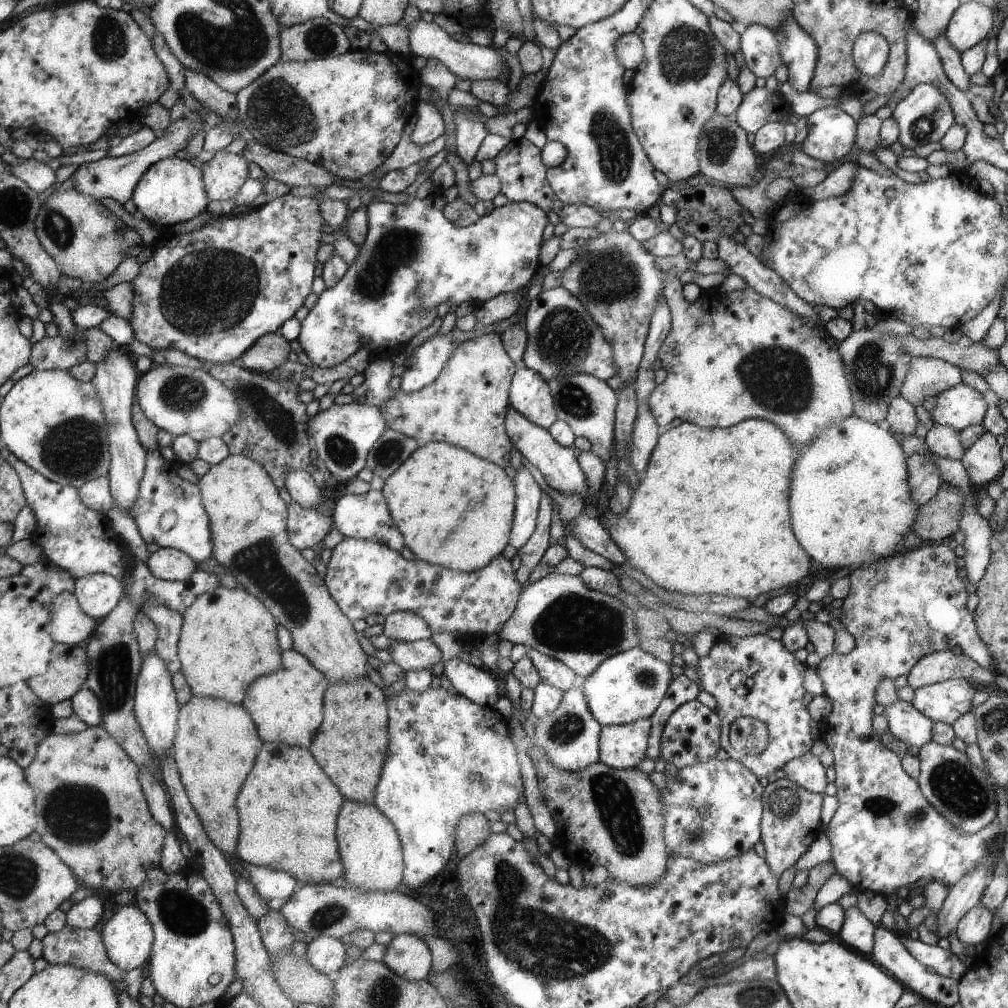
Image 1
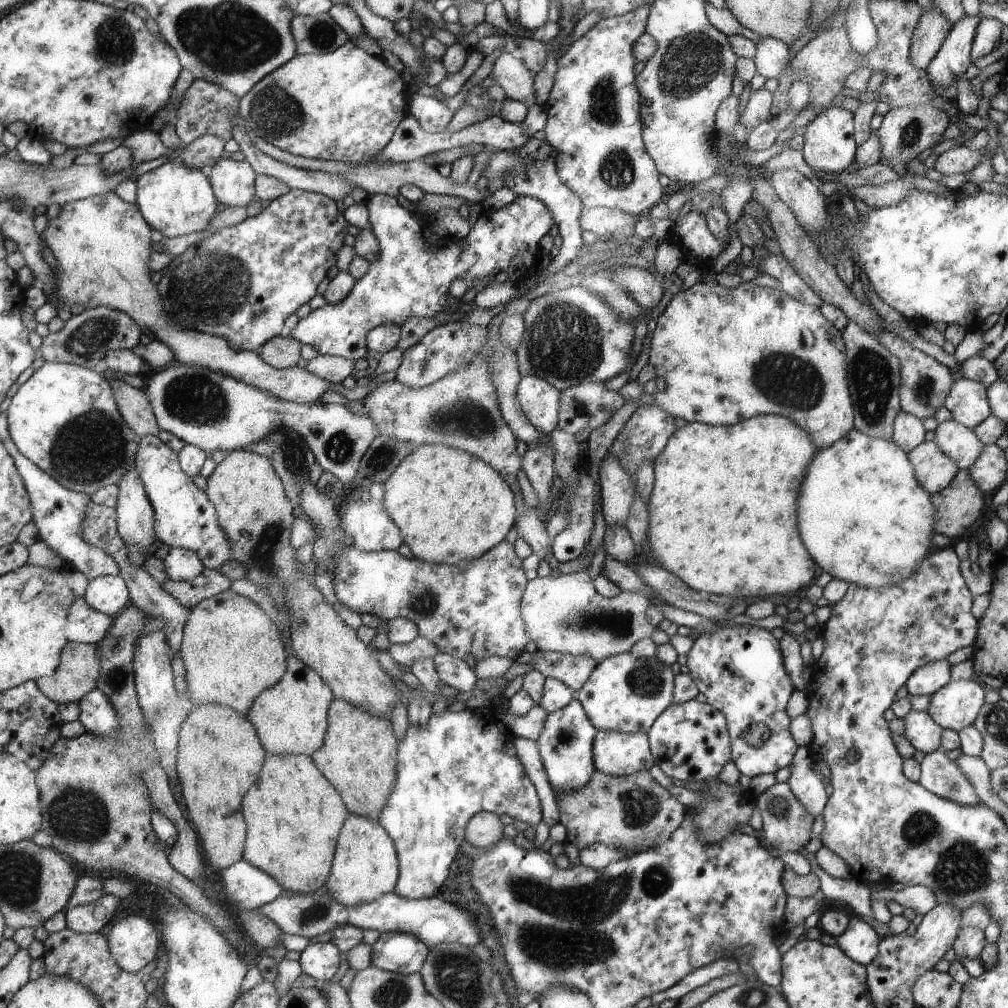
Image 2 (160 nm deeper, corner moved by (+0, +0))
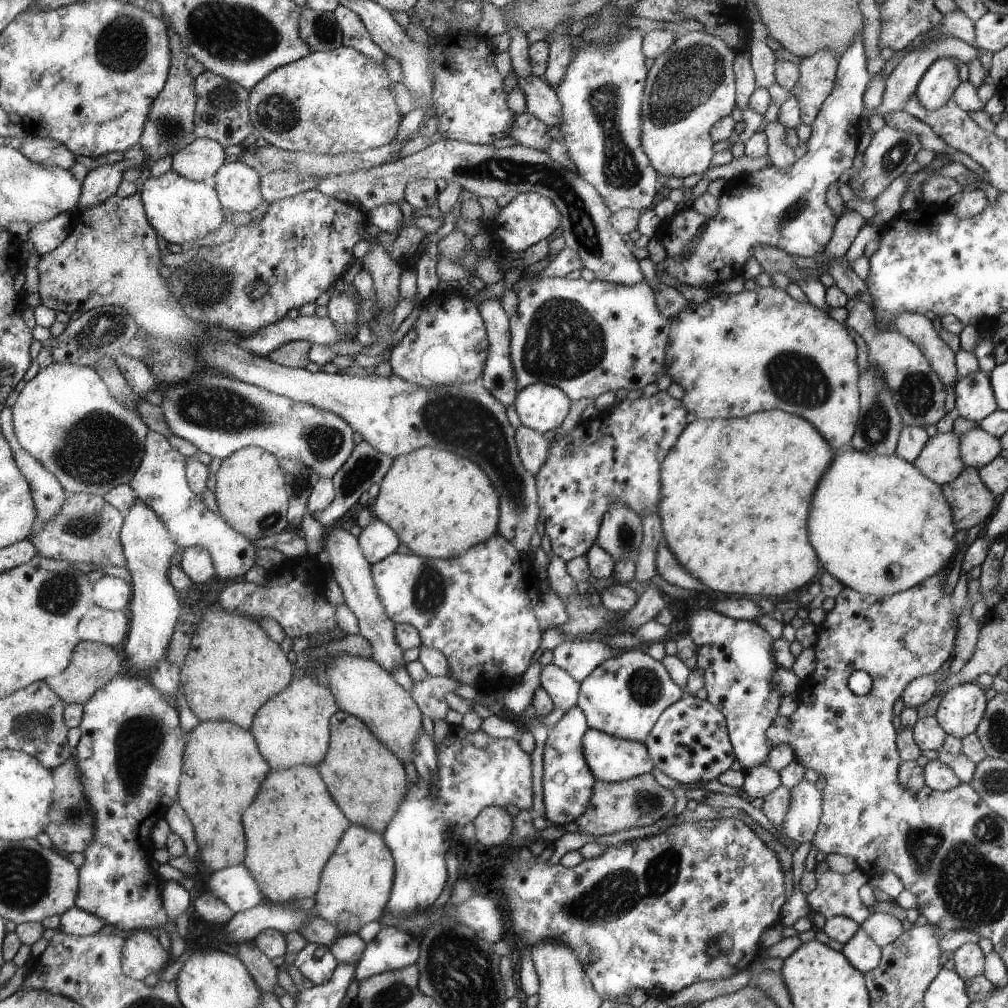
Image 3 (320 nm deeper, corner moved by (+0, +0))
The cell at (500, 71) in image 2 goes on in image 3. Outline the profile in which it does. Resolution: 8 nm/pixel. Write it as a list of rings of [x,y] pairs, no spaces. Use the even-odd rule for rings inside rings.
[[[514,70],[512,73],[516,78],[516,85],[521,88],[526,96],[527,109],[525,112],[535,115],[537,120],[548,127],[559,127],[562,122],[562,104],[557,98],[556,92],[548,87],[540,77],[535,75],[517,77]]]

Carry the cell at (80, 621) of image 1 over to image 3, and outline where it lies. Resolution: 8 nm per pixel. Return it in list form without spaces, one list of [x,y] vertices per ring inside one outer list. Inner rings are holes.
[[[95,606],[82,620],[78,631],[83,641],[97,641],[106,645],[119,646],[130,631],[129,616],[123,611],[112,611]]]

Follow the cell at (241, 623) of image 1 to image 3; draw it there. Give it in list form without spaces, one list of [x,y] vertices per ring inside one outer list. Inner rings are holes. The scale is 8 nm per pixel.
[[[216,604],[205,610],[201,622],[195,624],[190,653],[182,666],[182,684],[188,696],[190,710],[203,721],[231,721],[243,728],[251,729],[257,712],[268,700],[287,690],[293,682],[294,656],[285,654],[269,634],[259,626],[259,620],[231,612]]]

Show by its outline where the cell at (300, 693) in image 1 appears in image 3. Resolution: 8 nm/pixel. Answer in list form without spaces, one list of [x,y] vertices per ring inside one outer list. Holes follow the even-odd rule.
[[[307,673],[305,678],[294,678],[287,690],[260,708],[251,730],[261,754],[273,769],[290,769],[299,765],[318,767],[328,755],[331,742],[329,719],[337,710],[339,706],[329,688]]]

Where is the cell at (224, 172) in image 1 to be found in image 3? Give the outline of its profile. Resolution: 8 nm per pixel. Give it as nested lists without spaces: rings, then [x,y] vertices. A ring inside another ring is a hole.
[[[231,159],[215,175],[216,189],[225,210],[231,213],[253,212],[264,200],[262,176],[257,169]]]

